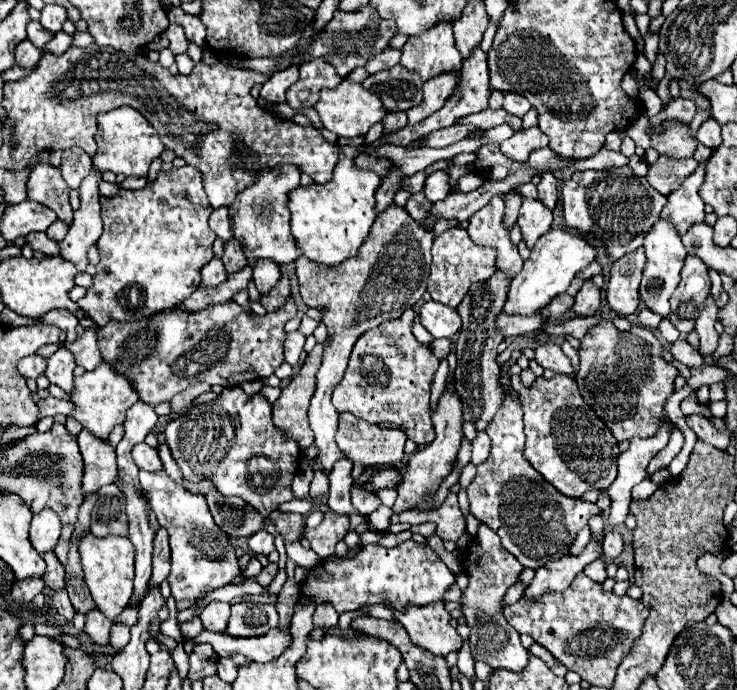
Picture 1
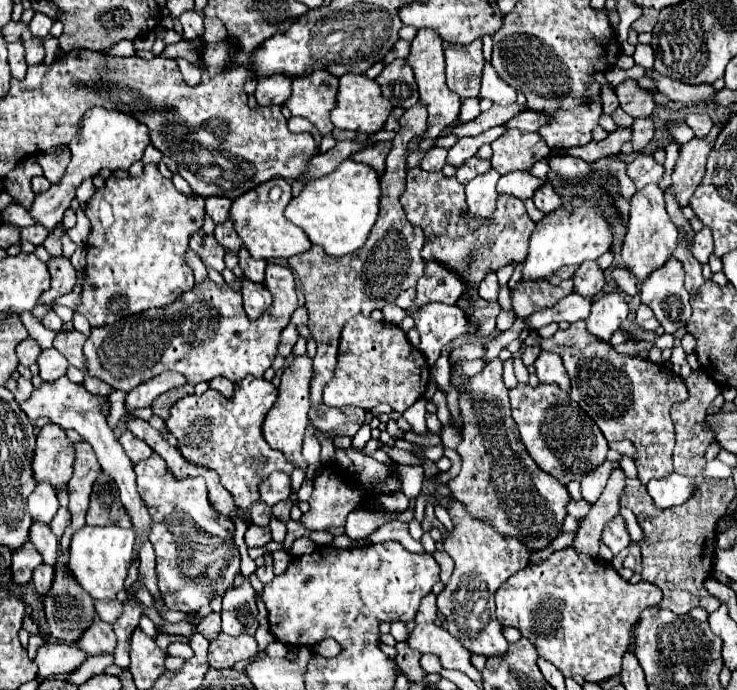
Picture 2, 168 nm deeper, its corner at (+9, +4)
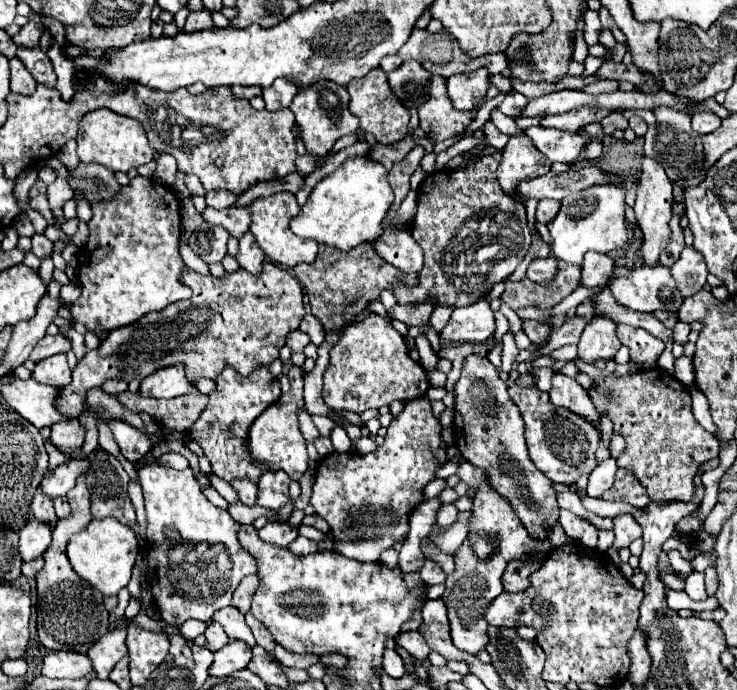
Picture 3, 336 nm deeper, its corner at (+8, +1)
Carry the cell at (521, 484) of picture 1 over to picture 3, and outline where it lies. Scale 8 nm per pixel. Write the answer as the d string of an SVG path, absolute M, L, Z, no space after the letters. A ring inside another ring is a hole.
M468 355L462 365L462 375L454 383L454 439L462 457L476 467L488 471L492 487L510 501L512 509L526 525L530 535L546 537L550 531L542 529L542 521L554 523L558 519L556 493L552 481L542 475L528 457L524 441L524 419L508 395L506 383L498 377L496 367L482 355ZM480 403L480 405L476 405ZM540 503L540 509L528 509Z

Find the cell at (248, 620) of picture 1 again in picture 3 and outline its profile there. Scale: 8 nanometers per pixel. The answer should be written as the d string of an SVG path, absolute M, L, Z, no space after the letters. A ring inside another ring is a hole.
M226 607L226 609L222 609L222 611L216 611L212 619L218 621L218 623L224 627L224 631L226 631L226 635L228 635L230 639L240 639L240 641L248 643L250 647L256 645L256 639L254 639L254 635L252 635L250 627L246 625L244 617L238 613L238 609Z

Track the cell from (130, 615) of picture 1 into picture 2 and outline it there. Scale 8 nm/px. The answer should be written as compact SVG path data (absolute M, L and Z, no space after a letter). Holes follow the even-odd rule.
M219 634L209 646L209 664L217 670L231 668L239 660L251 660L257 652L259 646L253 636L231 638L227 634Z

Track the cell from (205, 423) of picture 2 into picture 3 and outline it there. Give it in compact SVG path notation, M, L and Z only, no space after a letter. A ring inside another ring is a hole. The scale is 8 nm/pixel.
M226 367L222 375L218 375L216 393L212 393L212 403L202 411L200 419L192 425L190 437L200 443L206 457L212 463L214 475L218 475L224 481L232 479L252 479L258 481L260 475L266 471L266 467L258 467L252 463L248 451L246 451L246 435L254 419L272 403L276 403L280 397L280 383L270 373L268 367L262 367L262 371L254 371L254 375L242 377L238 371L232 371L232 367Z

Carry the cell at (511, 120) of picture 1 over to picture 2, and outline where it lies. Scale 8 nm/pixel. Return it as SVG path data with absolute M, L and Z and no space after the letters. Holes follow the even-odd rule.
M521 112L517 116L513 116L513 120L507 120L503 126L507 130L511 128L517 128L517 130L529 130L529 132L535 132L539 126L543 126L547 122L547 118L539 112Z

